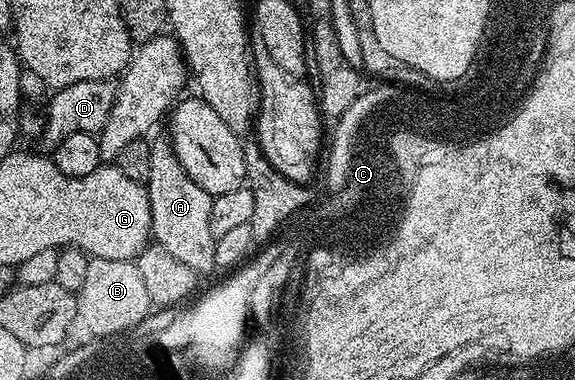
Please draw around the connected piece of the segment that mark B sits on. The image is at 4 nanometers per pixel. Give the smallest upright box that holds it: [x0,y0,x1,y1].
[79,258,154,340]

